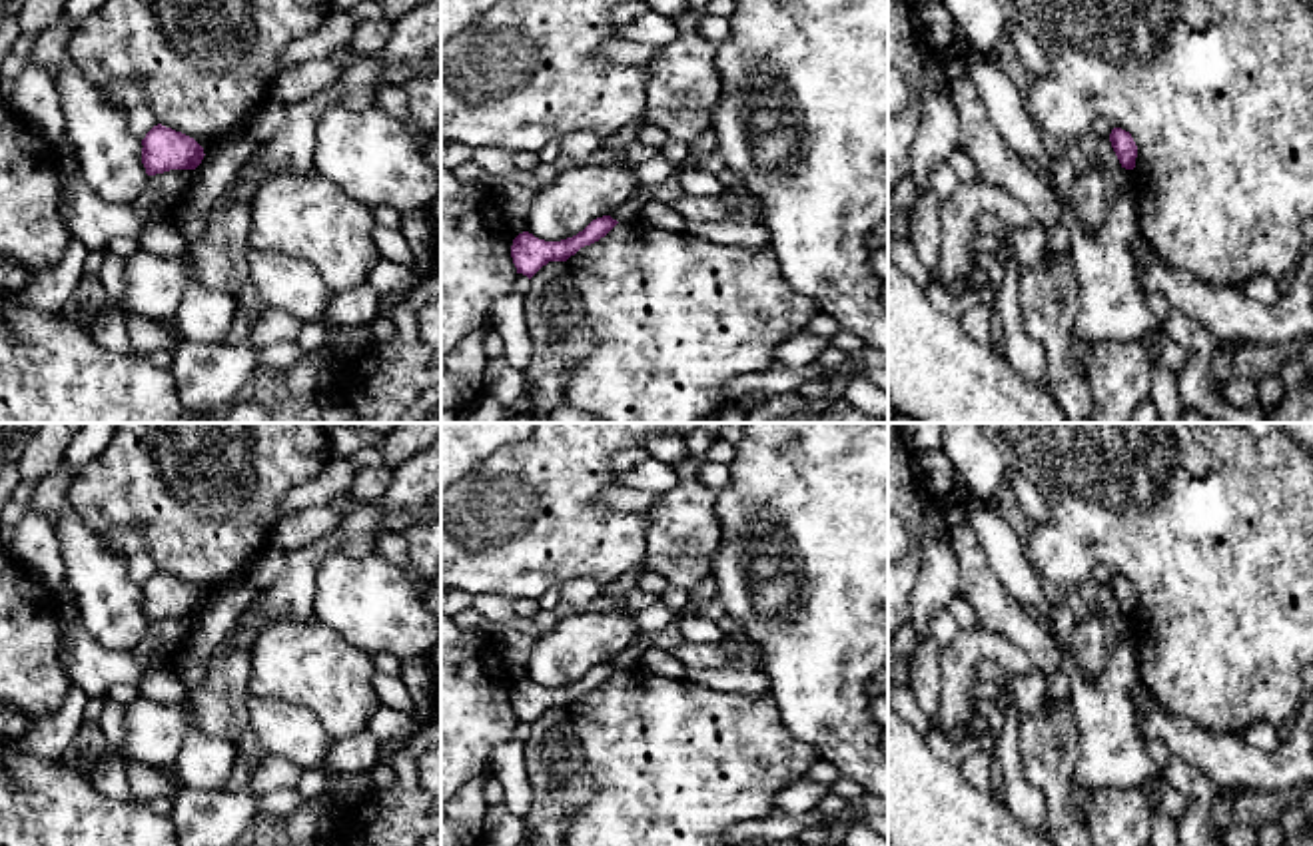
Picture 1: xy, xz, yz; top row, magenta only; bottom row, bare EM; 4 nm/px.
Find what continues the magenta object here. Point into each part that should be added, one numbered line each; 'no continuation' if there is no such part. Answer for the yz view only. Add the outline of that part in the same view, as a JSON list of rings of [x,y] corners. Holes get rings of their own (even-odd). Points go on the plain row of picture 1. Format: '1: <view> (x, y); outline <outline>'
no continuation

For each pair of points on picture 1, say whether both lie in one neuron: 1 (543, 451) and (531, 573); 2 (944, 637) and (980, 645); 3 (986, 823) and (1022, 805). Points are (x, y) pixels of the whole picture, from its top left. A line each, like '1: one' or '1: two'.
1: one
2: two
3: two

